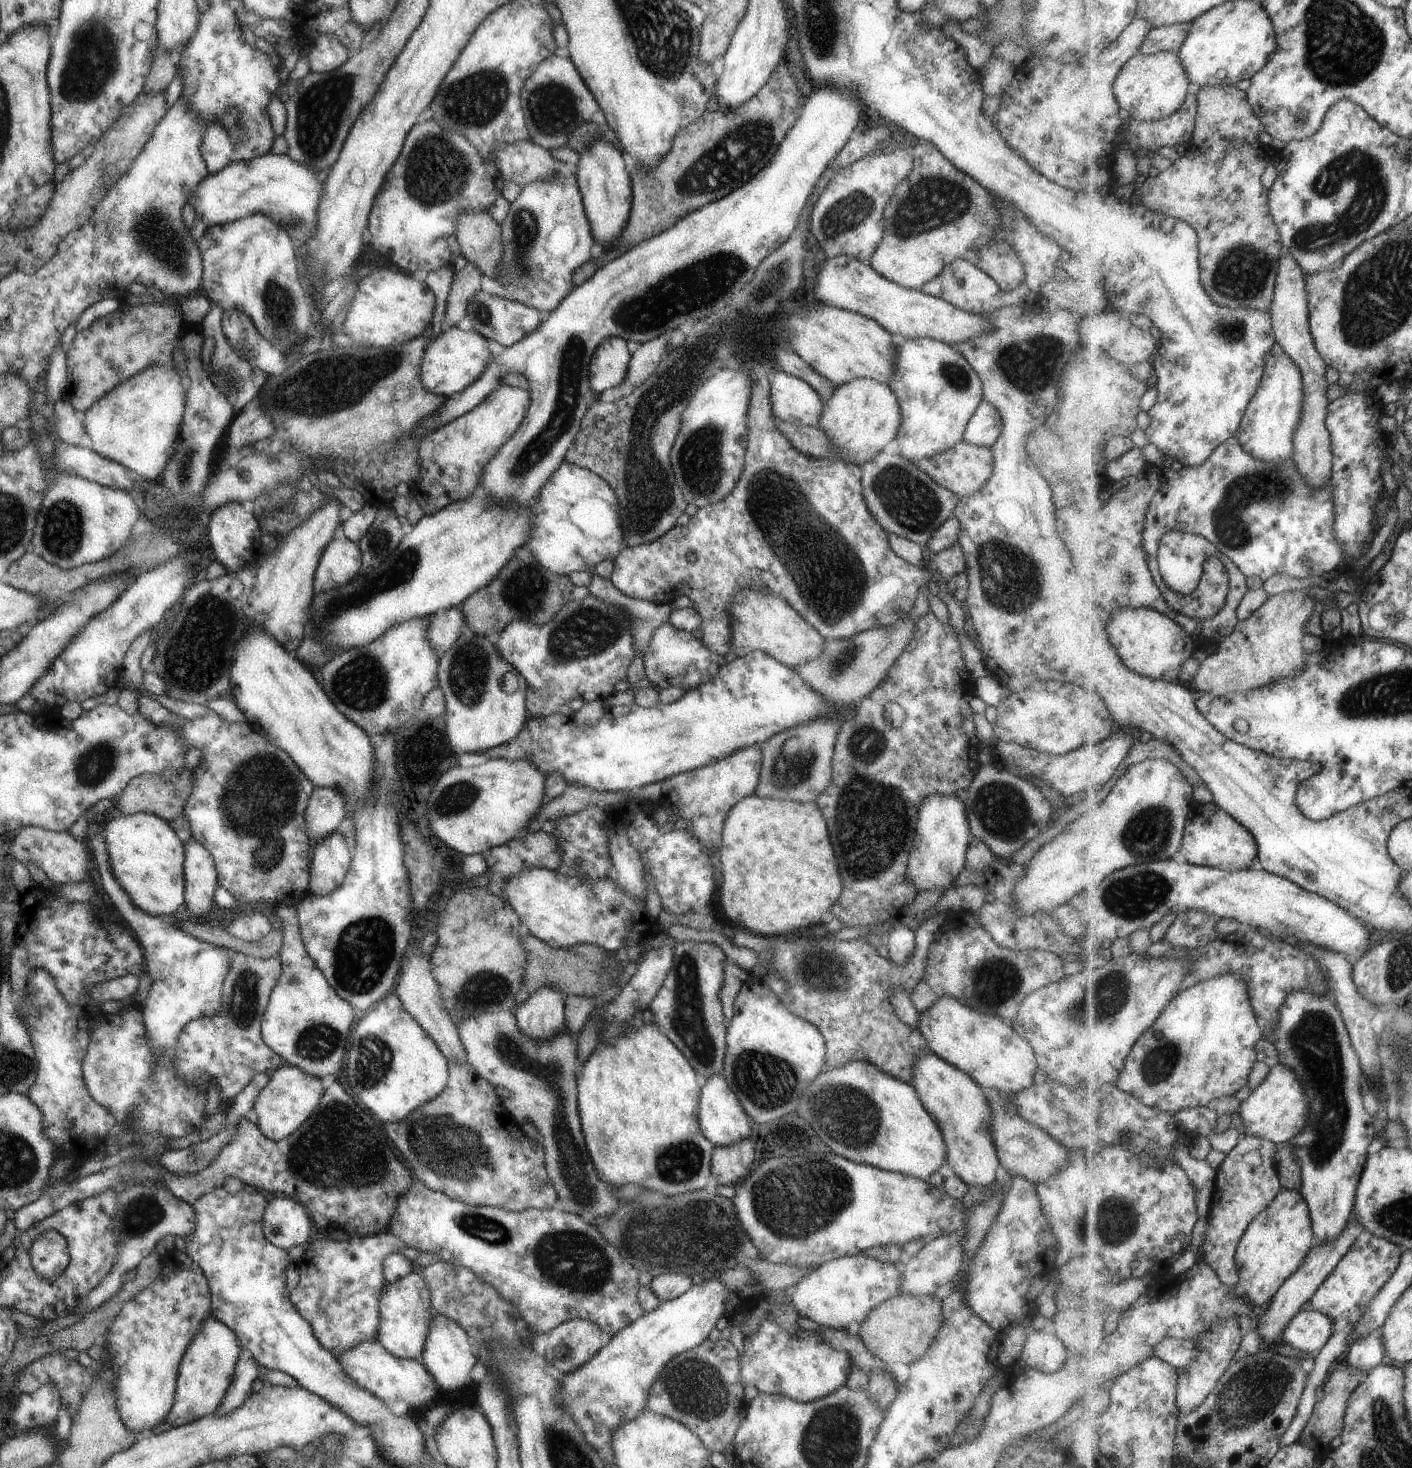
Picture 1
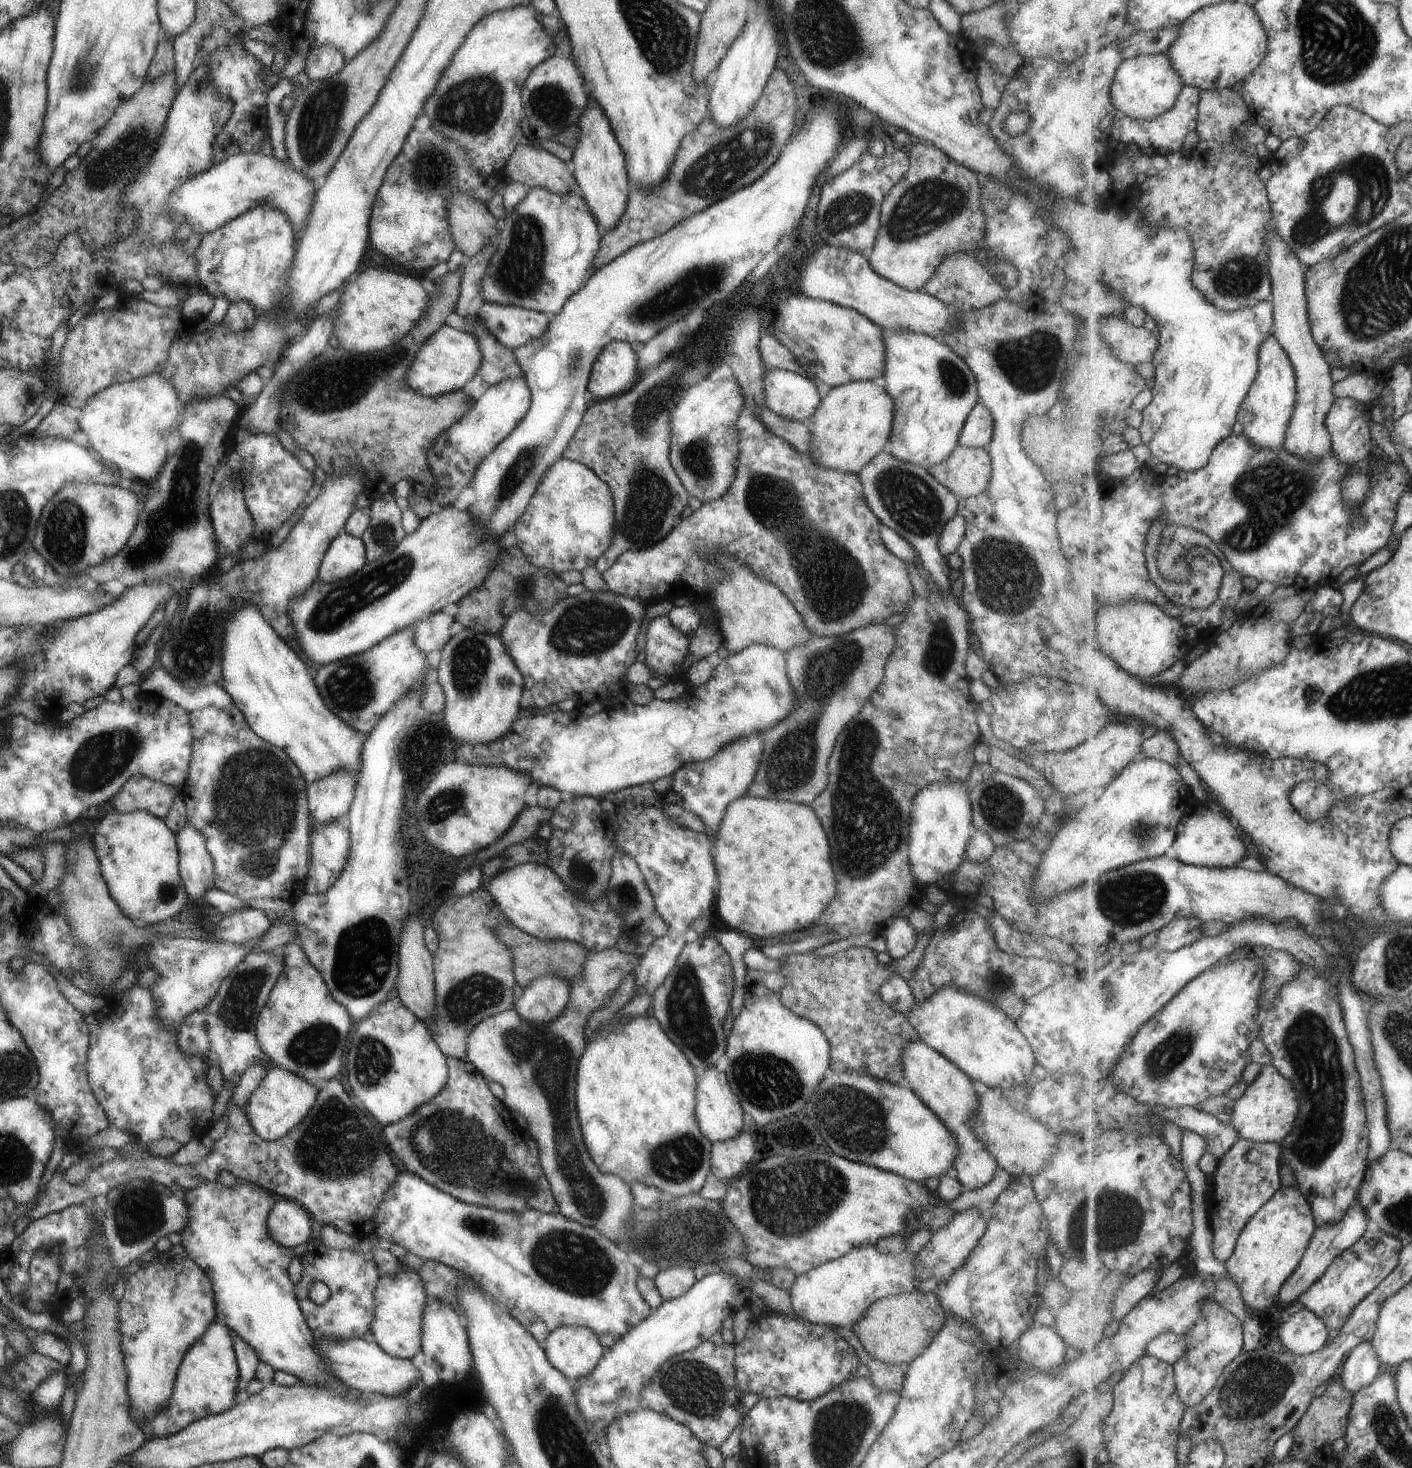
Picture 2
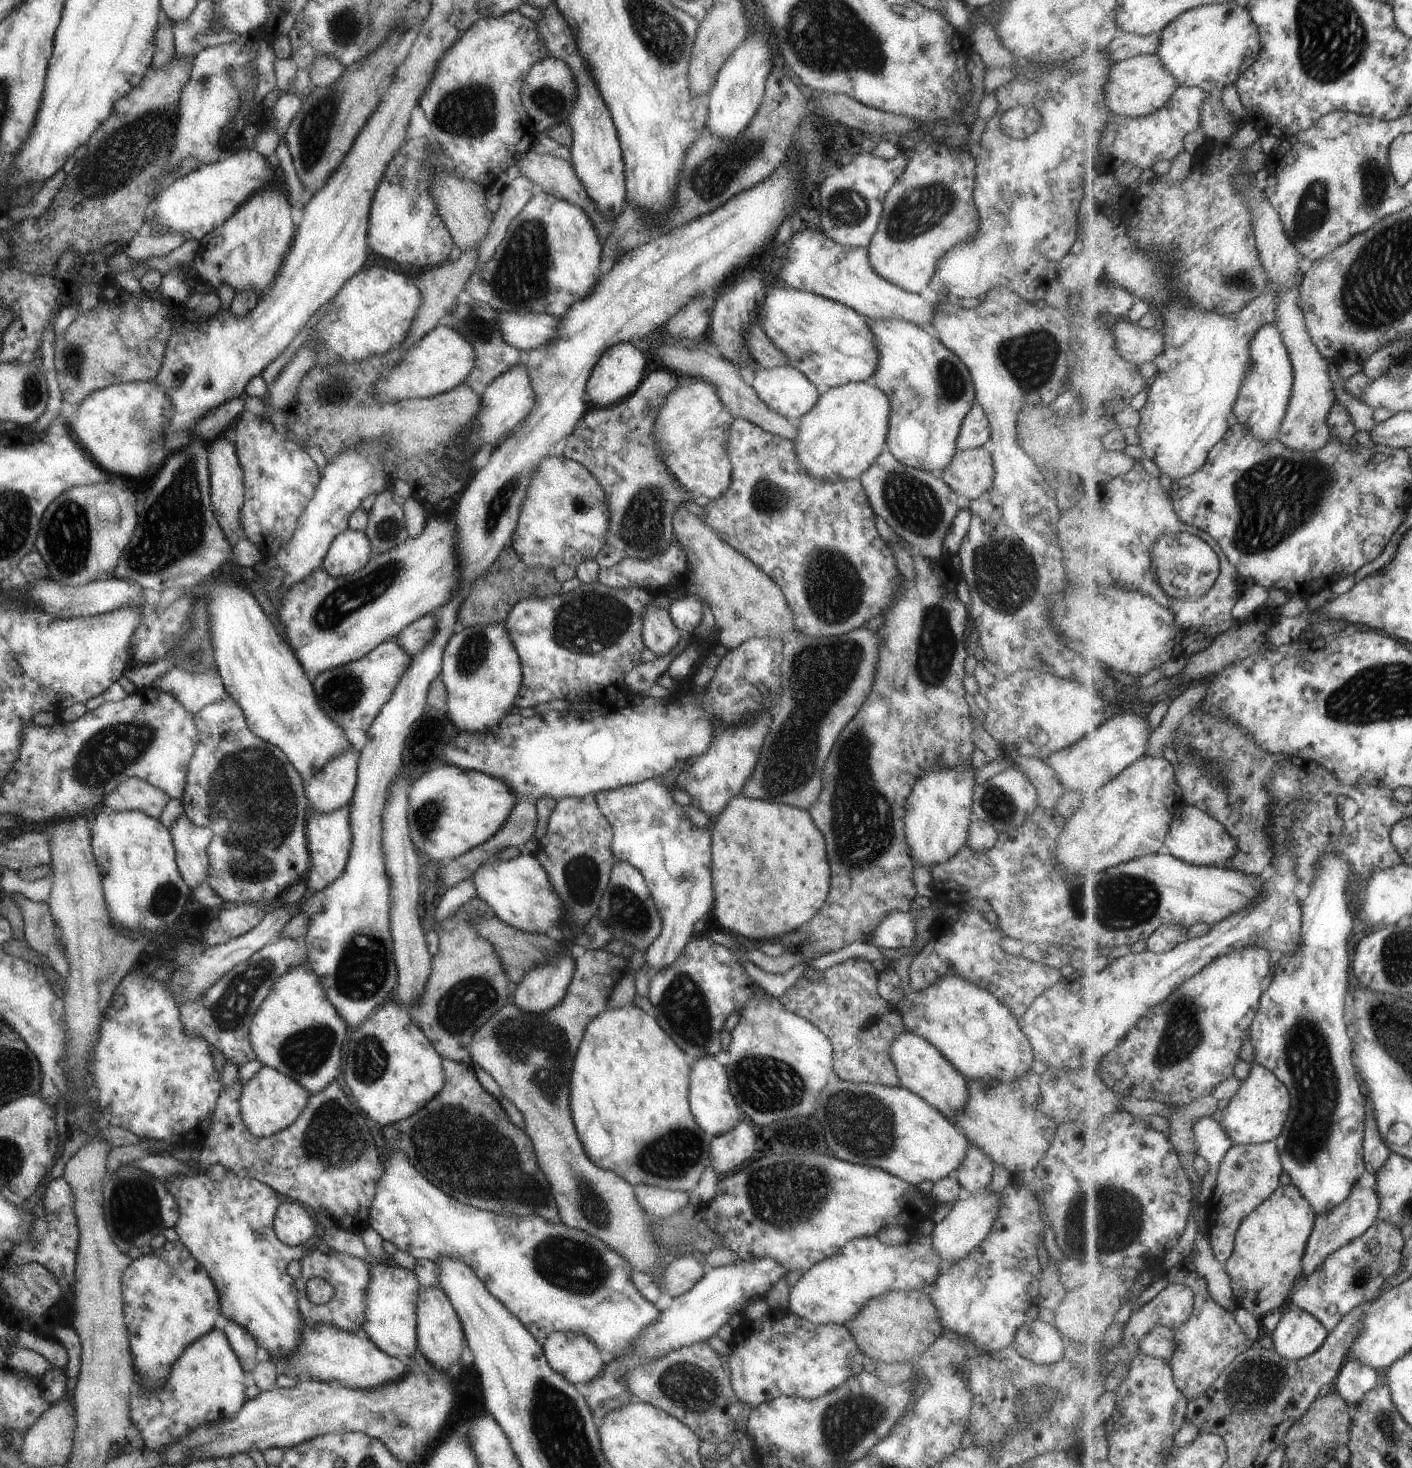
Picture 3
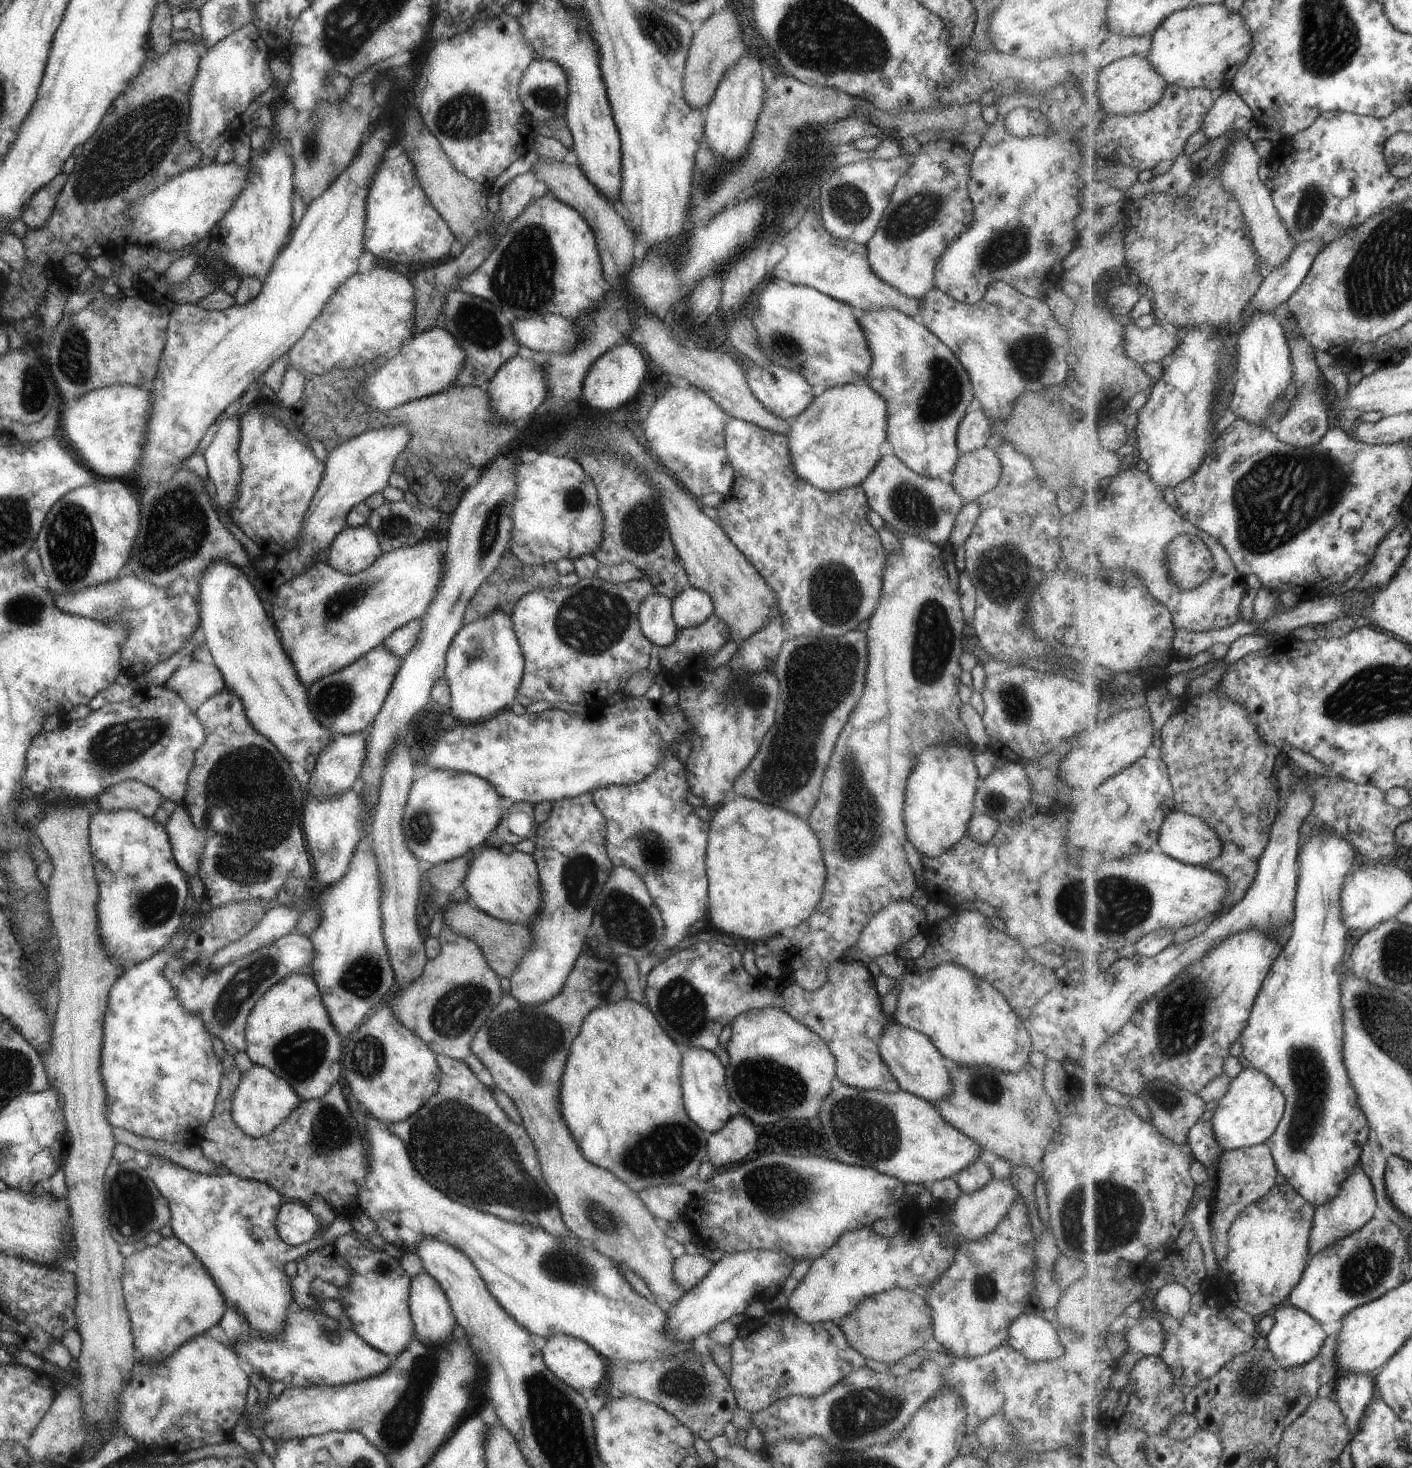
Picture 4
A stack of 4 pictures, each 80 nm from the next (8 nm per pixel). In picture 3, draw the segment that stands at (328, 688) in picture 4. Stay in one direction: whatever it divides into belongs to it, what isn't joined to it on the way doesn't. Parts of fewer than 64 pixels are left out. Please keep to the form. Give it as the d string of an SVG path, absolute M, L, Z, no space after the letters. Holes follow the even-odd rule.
M387 639L366 652L361 658L321 671L311 678L316 703L343 730L366 730L379 709L392 695L401 675L407 670L411 655L400 649L395 639Z

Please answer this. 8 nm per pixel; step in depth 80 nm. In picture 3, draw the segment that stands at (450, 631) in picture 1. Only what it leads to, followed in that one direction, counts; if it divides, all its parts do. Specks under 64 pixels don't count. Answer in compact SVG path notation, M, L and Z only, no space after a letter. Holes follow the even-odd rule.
M423 615L404 626L393 639L396 640L399 648L407 652L408 655L415 654L431 640L436 629L435 624L436 620L433 615Z

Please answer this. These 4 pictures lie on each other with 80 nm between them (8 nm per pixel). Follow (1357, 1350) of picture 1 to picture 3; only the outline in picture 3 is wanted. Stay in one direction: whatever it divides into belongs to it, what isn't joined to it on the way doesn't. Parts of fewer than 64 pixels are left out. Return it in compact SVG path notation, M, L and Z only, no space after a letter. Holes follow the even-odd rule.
M1353 1355L1342 1366L1342 1371L1332 1387L1343 1395L1352 1410L1379 1384L1379 1374L1375 1369Z

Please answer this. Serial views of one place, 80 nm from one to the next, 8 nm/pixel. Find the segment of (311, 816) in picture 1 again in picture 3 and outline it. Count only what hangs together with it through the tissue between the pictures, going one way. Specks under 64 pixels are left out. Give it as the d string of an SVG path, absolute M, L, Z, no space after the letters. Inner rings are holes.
M351 744L320 768L305 786L309 810L328 813L347 805L356 783L355 754Z

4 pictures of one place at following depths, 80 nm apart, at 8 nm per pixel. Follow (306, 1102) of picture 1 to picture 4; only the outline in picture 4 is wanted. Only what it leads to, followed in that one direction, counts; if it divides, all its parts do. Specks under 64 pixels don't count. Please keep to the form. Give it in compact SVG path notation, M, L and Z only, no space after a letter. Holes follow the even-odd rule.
M253 1065L240 1074L239 1082L232 1092L230 1117L244 1135L259 1138L278 1127L299 1103L301 1103L299 1095L296 1095L290 1084L268 1068Z

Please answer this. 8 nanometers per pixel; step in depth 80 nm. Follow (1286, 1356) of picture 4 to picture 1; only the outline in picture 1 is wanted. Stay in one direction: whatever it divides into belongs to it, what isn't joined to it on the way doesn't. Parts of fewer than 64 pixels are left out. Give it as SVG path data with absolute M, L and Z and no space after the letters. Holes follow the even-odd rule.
M1317 1310L1301 1311L1285 1329L1282 1341L1316 1356L1334 1335L1334 1321Z

